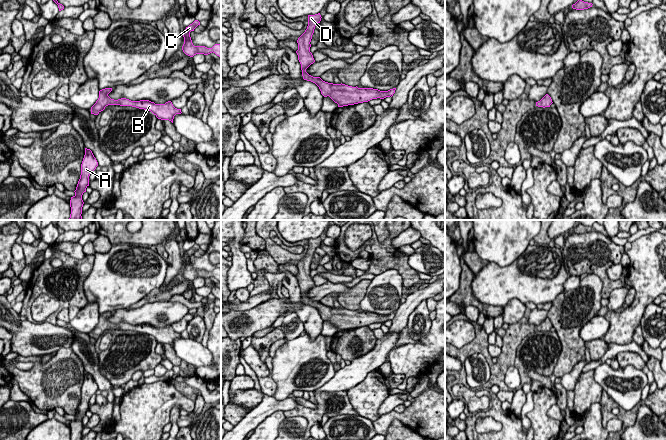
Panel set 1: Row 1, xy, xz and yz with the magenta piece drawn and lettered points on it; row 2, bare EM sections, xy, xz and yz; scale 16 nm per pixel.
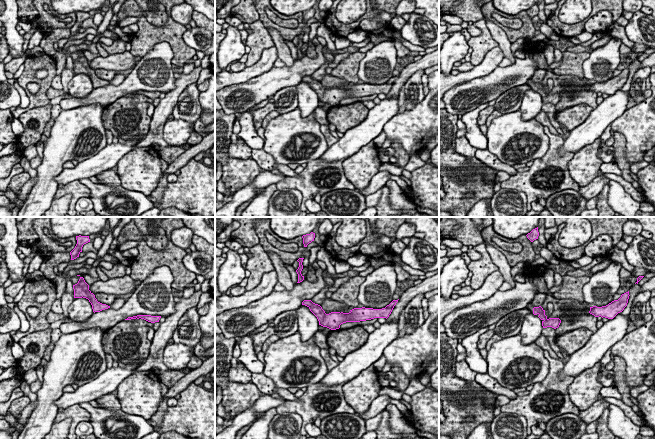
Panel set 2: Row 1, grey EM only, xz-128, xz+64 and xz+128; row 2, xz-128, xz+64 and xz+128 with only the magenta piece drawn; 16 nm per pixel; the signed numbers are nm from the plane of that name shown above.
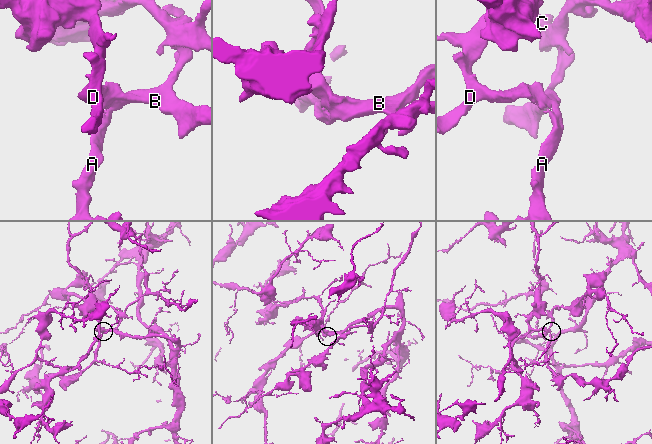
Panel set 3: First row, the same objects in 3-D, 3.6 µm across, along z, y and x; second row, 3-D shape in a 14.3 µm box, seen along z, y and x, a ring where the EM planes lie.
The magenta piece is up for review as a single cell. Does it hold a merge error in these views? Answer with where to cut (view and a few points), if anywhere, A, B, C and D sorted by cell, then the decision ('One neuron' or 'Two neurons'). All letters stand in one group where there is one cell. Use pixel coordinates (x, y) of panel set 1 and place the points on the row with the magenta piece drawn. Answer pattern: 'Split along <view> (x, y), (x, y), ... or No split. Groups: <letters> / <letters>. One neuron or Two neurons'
No split. Groups: A B C D. One neuron

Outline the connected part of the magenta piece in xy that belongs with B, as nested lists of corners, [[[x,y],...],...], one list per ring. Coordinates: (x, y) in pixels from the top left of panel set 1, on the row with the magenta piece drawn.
[[[105,88],[99,91],[99,98],[91,107],[91,114],[98,115],[108,105],[132,106],[151,111],[158,119],[169,120],[173,123],[174,116],[182,113],[181,109],[175,108],[171,101],[165,104],[155,104],[149,100],[131,101],[126,98],[114,100],[108,96],[111,91],[112,88]]]

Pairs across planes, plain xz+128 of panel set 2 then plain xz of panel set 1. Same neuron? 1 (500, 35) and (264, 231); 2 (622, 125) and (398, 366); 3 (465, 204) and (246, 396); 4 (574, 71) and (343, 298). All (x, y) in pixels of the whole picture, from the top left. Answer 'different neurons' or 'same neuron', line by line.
1: different neurons
2: same neuron
3: same neuron
4: same neuron

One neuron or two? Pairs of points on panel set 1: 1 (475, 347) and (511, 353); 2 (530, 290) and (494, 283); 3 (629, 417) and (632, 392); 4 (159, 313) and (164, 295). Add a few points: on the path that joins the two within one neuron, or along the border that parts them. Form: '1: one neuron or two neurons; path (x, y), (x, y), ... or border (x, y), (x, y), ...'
1: one neuron; path (485, 353), (493, 365), (501, 363)
2: one neuron; path (521, 286), (503, 286)
3: two neurons; border (610, 396), (626, 410), (631, 410), (634, 407)
4: two neurons; border (168, 300), (146, 302), (139, 307)

